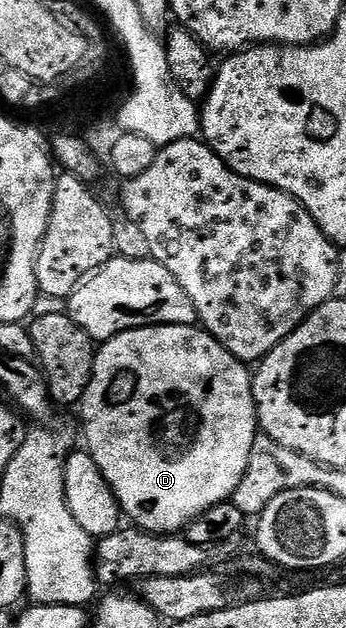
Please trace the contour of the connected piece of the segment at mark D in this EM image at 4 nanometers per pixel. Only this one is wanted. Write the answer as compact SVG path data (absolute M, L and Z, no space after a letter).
M201 326L193 327L141 327L135 331L120 333L115 339L107 339L97 348L94 356L94 368L88 389L80 404L82 423L86 426L85 446L90 456L96 461L100 473L104 473L104 481L118 498L123 516L133 526L141 527L143 531L152 531L156 535L172 535L185 532L194 519L198 519L208 509L227 502L246 476L250 461L256 452L254 442L260 439L260 424L258 407L254 403L254 385L252 371L247 364L232 354L232 352L215 339L209 331Z

